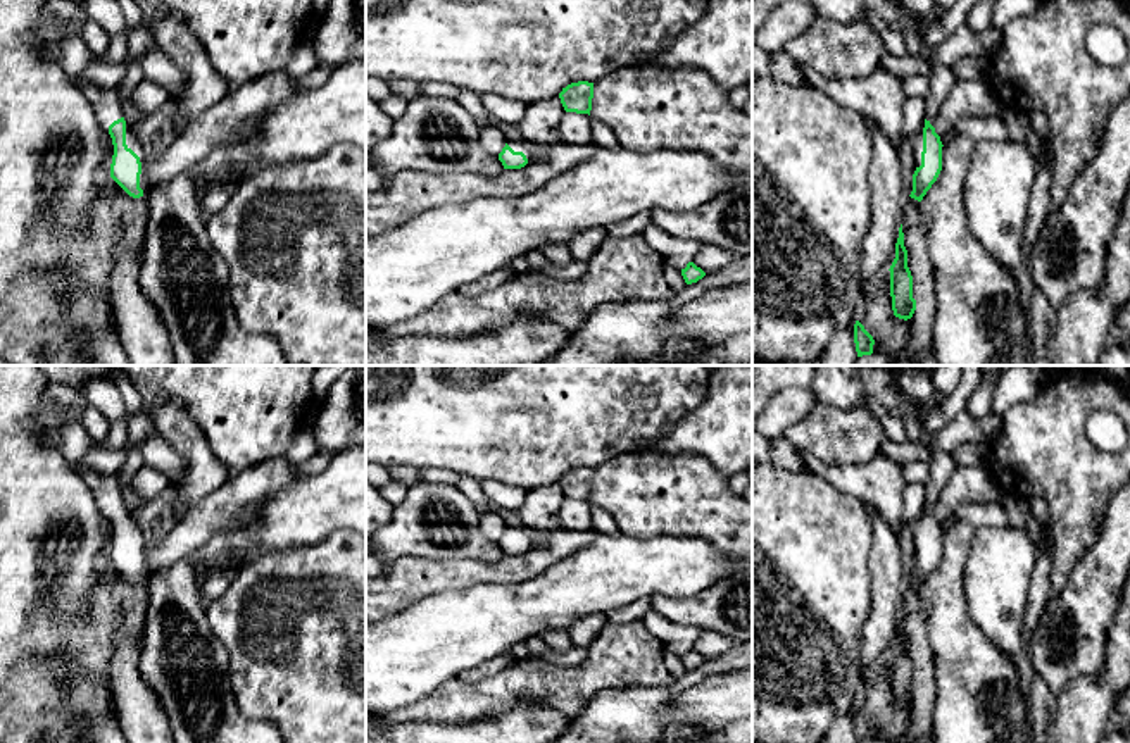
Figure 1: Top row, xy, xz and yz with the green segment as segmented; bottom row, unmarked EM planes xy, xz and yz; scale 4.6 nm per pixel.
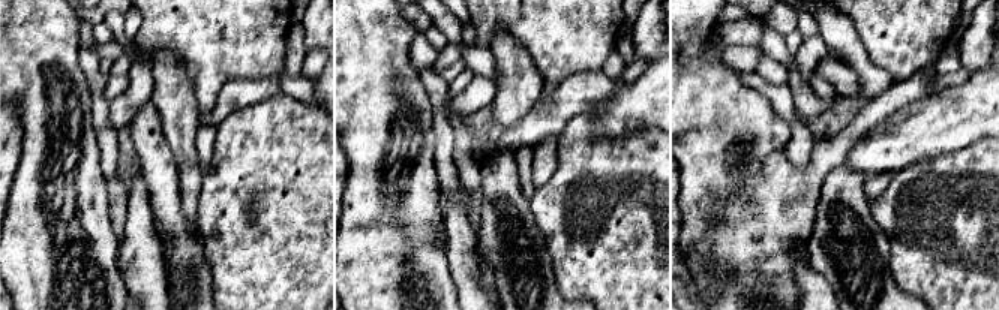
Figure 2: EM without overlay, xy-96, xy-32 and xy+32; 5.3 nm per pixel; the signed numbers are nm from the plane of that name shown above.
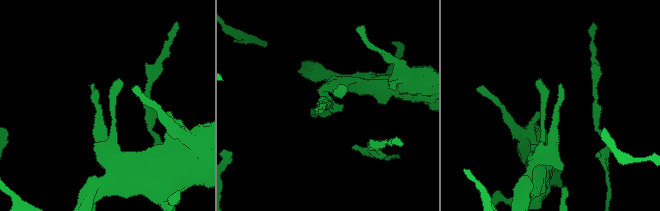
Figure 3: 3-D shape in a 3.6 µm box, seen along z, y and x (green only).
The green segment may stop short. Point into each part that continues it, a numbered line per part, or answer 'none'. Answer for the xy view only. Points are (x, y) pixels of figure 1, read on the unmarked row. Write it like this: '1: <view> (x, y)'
1: xy (149, 524)

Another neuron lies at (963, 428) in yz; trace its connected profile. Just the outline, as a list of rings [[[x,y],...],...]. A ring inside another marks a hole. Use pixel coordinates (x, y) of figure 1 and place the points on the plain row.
[[[966,410],[954,414],[952,421],[945,424],[930,441],[930,452],[952,453],[963,443],[980,443],[990,446],[1001,433],[1002,417],[989,414],[983,419],[971,417]]]

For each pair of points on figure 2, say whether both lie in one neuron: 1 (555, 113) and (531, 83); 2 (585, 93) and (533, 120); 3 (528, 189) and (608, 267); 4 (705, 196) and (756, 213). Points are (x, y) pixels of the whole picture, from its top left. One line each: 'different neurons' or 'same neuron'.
1: different neurons
2: same neuron
3: different neurons
4: different neurons

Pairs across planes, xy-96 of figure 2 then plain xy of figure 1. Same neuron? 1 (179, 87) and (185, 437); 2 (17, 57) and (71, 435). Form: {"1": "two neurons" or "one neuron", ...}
{"1": "one neuron", "2": "two neurons"}

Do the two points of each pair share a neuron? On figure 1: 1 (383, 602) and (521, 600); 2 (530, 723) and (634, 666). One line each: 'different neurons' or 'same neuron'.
1: different neurons
2: different neurons

